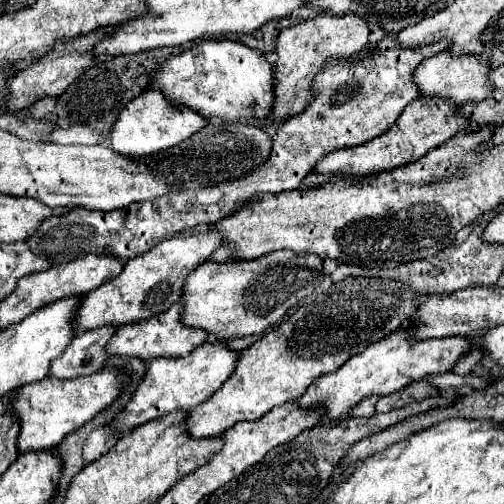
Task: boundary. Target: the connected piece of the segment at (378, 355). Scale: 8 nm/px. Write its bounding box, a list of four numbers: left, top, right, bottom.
[298,333,472,421]

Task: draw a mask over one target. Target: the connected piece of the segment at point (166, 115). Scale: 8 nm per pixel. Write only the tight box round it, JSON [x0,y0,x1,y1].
[110,89,206,157]

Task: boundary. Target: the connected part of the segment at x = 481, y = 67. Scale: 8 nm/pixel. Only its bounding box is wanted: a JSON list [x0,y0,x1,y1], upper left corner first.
[414,51,492,105]

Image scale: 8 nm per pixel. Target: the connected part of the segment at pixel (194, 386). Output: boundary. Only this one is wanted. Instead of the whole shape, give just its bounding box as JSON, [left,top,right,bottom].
[114,339,238,431]

